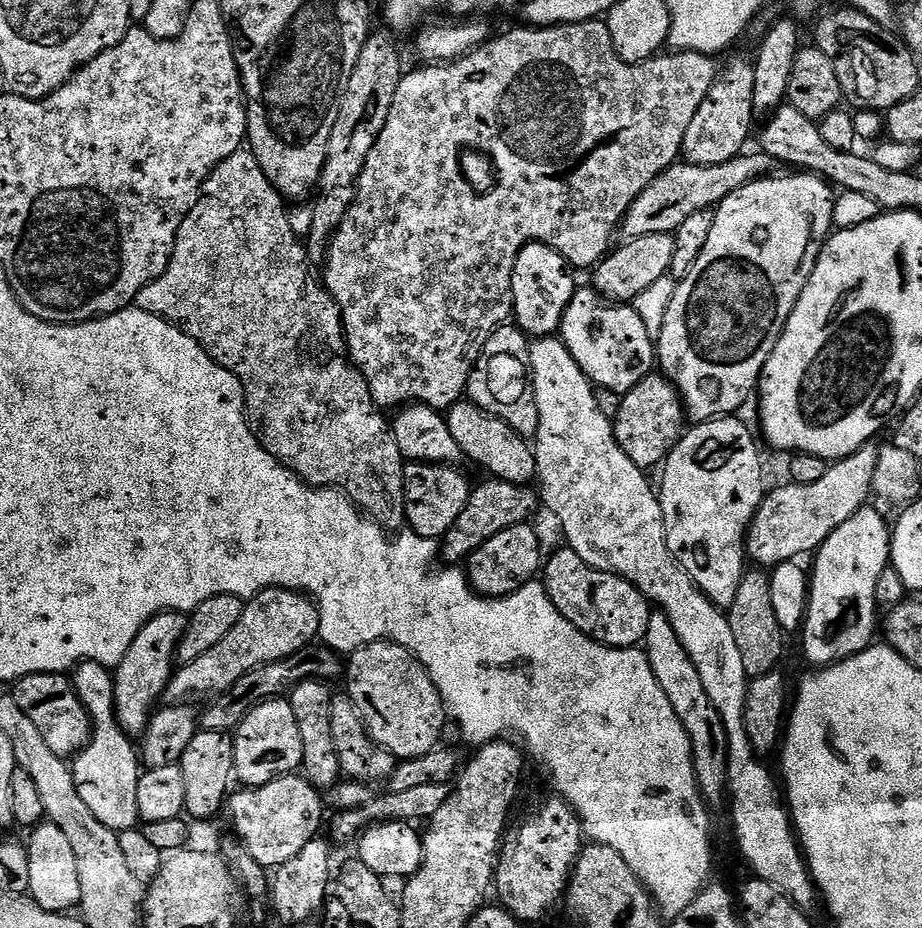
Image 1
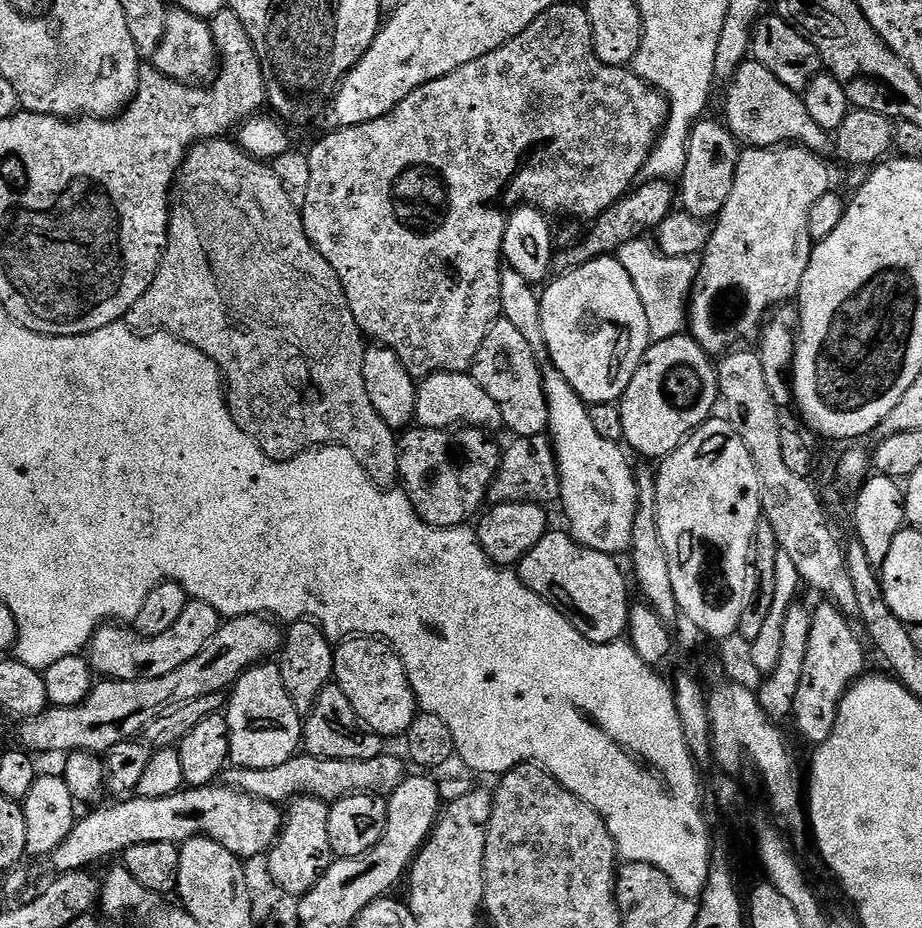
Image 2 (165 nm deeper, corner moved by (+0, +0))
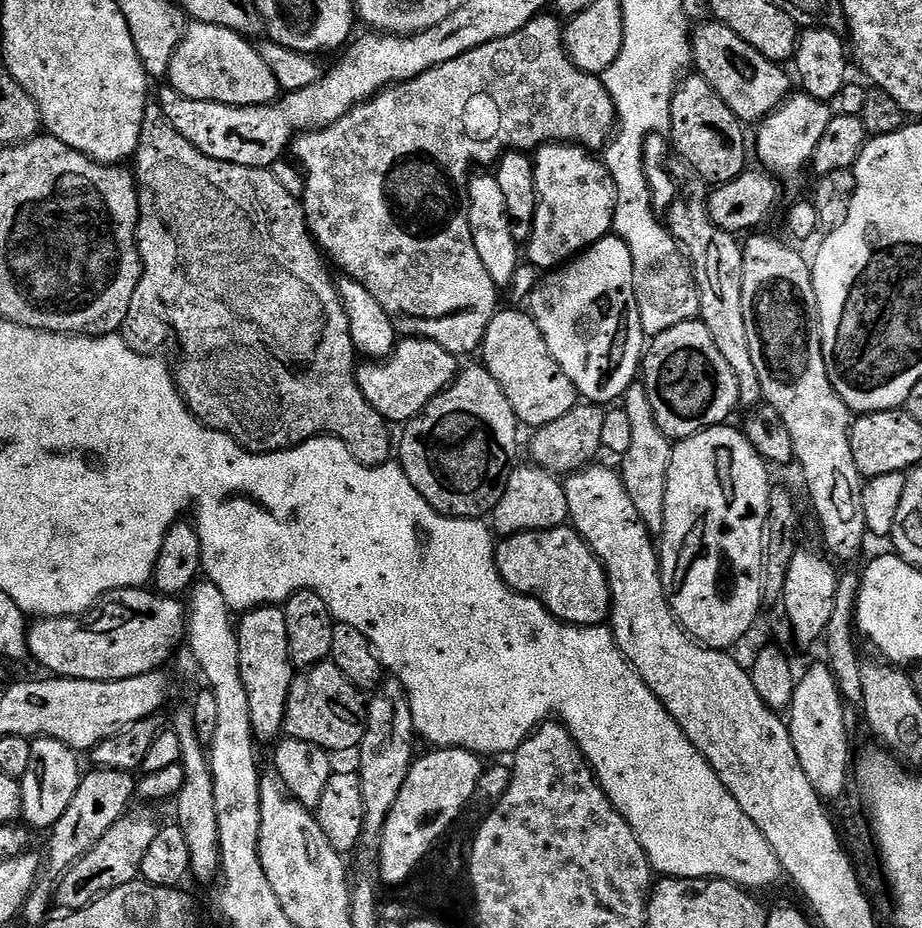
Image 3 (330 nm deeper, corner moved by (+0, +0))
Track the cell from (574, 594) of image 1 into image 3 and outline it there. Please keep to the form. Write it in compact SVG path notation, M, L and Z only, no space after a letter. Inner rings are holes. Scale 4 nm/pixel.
M561 526L505 536L495 545L495 550L496 568L512 591L533 596L556 619L581 628L595 628L609 619L612 595L604 565L575 528Z

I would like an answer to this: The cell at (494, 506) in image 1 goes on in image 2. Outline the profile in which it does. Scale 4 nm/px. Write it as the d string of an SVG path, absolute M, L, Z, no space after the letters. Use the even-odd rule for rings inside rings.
M547 435L518 436L509 448L503 449L500 469L488 488L489 505L502 503L530 503L555 505L560 499L560 471L556 465L556 450Z

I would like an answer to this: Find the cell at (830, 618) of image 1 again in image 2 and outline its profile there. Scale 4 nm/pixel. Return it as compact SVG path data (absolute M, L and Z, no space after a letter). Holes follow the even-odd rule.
M820 603L822 604L812 612L810 650L806 654L806 666L802 666L802 682L798 686L798 695L794 698L792 711L797 730L812 746L819 746L828 741L836 725L842 698L865 671L864 648L852 629L853 621L835 604Z

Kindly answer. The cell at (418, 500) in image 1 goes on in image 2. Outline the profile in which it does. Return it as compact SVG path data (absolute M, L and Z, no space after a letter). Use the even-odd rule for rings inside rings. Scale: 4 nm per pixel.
M416 426L399 437L399 483L402 485L402 491L410 498L416 513L430 526L459 528L477 519L481 511L480 503L483 505L487 501L488 488L492 484L492 479L496 477L496 471L500 469L502 455L501 445L496 445L488 436L491 435L485 429L471 426L464 426L459 430Z

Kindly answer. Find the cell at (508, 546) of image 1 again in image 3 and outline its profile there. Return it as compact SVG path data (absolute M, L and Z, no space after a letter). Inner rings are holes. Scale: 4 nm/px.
M533 464L517 465L507 480L506 490L498 506L490 514L490 524L499 537L513 536L520 532L539 532L559 528L568 520L569 506L563 483L551 472Z

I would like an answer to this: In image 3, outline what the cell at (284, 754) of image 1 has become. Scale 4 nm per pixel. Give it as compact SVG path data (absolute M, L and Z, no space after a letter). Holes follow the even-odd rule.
M265 606L252 608L249 612L243 613L238 620L238 635L240 673L242 686L246 688L246 698L250 704L252 731L261 741L275 741L281 735L284 726L286 698L290 694L294 675L294 665L287 645L283 607Z

